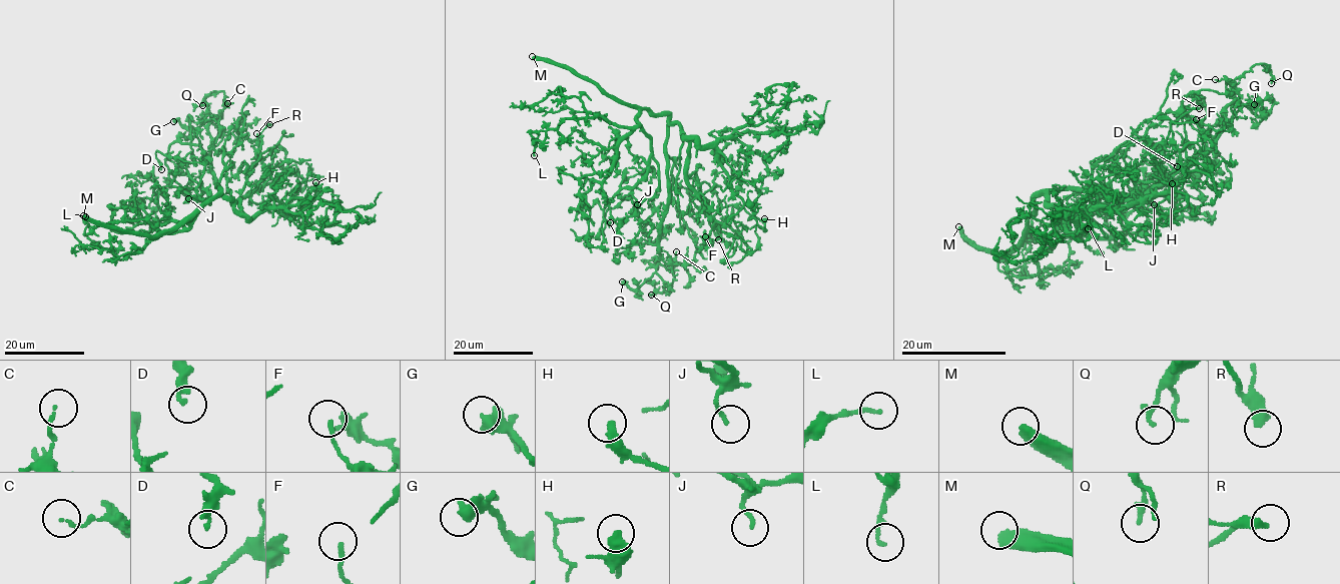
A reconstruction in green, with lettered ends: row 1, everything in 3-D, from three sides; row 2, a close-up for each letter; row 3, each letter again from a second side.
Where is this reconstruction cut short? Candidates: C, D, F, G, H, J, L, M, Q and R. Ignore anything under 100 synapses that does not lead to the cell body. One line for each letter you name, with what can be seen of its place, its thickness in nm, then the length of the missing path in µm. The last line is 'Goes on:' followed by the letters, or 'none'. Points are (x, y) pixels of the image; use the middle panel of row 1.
M: place (532, 56); calibre 480 nm; missing 160 µm
Goes on: M

